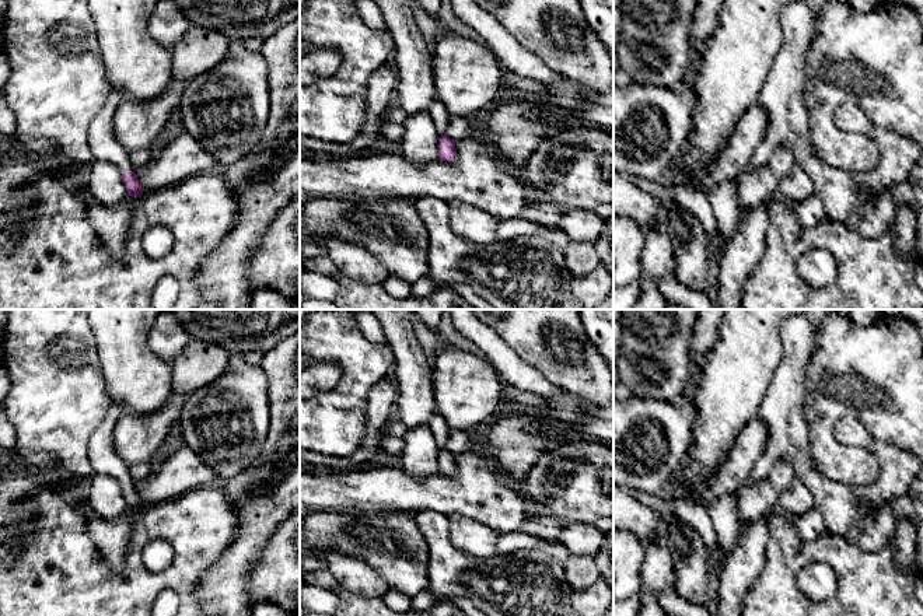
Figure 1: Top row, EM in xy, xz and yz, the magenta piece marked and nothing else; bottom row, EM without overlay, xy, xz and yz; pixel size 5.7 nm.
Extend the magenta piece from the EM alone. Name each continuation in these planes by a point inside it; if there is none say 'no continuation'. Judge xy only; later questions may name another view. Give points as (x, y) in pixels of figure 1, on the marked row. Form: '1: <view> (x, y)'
1: xy (104, 146)

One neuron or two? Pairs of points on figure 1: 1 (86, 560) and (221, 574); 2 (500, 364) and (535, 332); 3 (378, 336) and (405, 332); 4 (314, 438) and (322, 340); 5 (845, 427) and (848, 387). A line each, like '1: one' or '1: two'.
1: two
2: two
3: two
4: one
5: two

